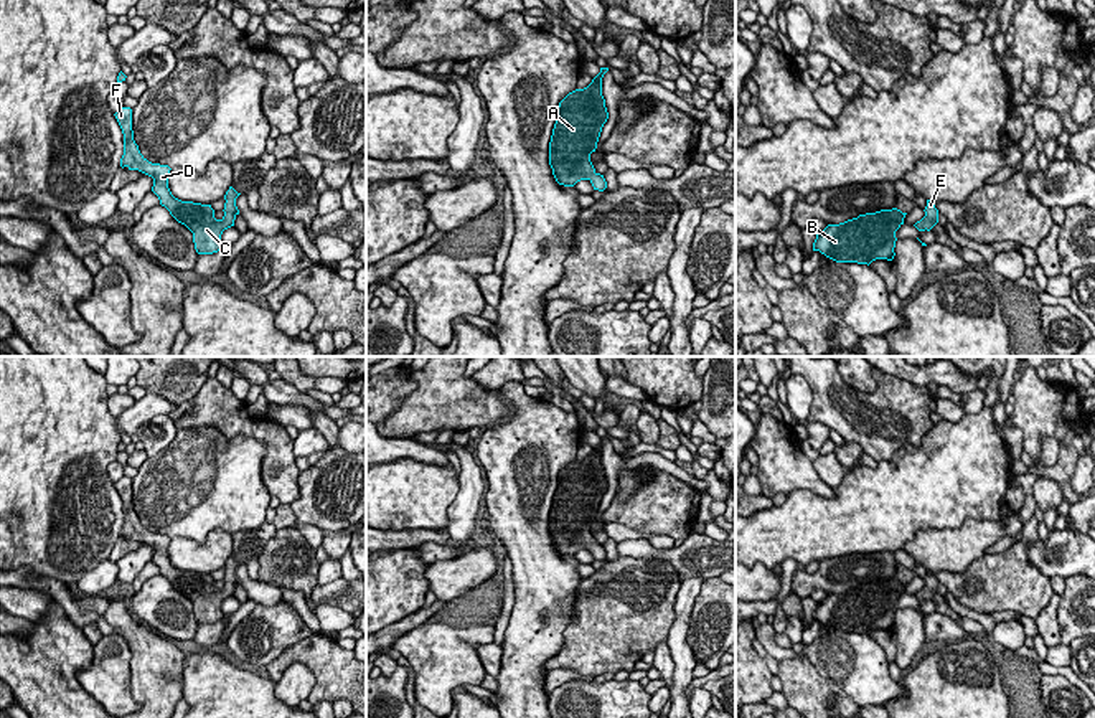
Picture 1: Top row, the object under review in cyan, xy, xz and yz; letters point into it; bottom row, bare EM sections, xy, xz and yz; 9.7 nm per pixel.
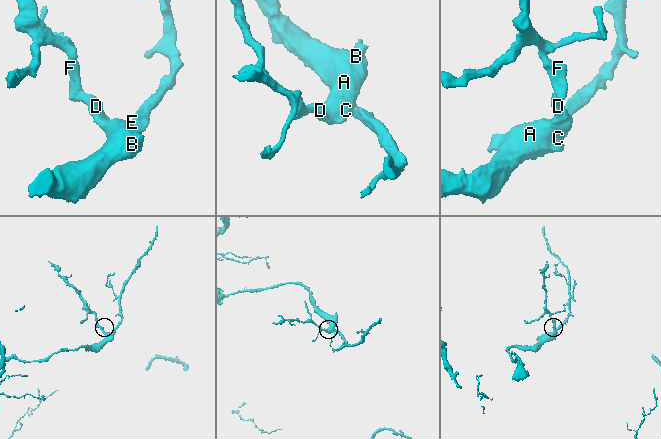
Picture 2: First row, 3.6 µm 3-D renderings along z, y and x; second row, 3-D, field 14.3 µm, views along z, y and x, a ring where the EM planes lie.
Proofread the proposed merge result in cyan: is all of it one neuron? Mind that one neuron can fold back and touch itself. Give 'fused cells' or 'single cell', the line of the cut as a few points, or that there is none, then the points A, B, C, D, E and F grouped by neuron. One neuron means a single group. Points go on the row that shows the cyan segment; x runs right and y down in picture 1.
single cell | no cut | A B C D E F

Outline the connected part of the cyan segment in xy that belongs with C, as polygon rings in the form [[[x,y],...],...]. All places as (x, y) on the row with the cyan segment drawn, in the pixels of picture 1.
[[[122,107],[115,114],[115,119],[124,134],[124,155],[120,167],[129,170],[139,170],[153,178],[152,191],[158,196],[160,205],[165,206],[170,215],[193,233],[193,243],[198,254],[213,254],[221,251],[224,243],[221,234],[224,229],[234,226],[234,220],[239,215],[236,198],[241,195],[233,187],[224,195],[224,216],[214,218],[211,205],[201,205],[193,201],[181,201],[175,198],[168,188],[170,167],[148,162],[139,150],[134,140],[132,130],[132,109]]]

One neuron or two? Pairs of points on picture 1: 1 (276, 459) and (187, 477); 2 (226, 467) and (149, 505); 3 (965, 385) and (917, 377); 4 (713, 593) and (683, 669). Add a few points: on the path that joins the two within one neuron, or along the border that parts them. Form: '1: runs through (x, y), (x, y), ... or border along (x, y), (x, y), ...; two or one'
1: border along (233, 436), (264, 446), (261, 479), (271, 497); two
2: runs through (206, 481), (169, 497); one
3: runs through (954, 378), (949, 375), (929, 375); one
4: border along (691, 608), (688, 644), (696, 662); two

